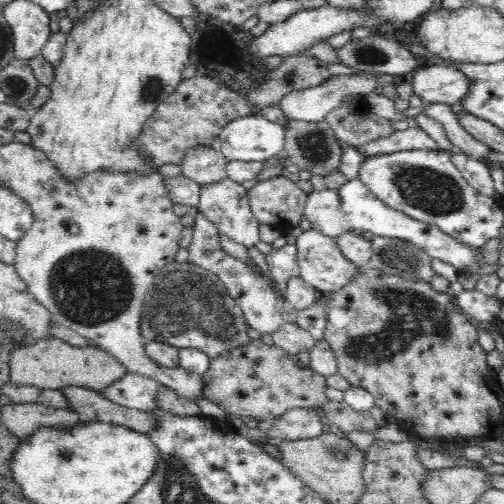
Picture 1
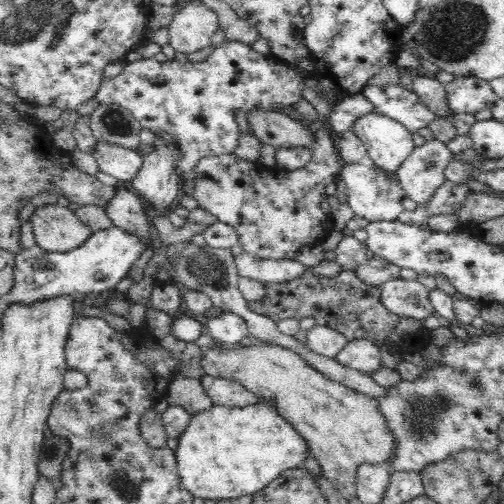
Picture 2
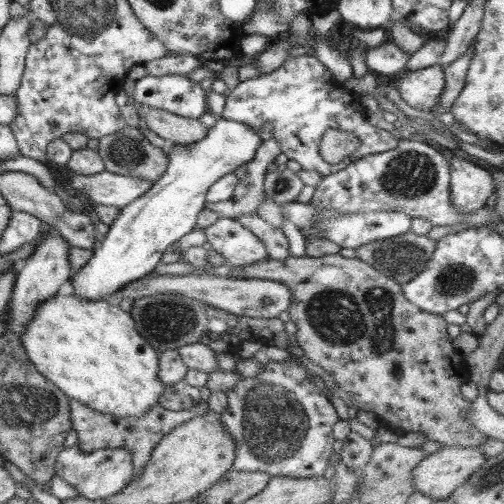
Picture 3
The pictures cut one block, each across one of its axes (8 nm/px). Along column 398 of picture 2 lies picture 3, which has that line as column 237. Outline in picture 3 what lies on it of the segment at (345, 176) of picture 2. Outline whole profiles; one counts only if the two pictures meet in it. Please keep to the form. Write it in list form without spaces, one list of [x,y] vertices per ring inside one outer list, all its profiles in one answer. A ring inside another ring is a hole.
[[[275,138],[265,140],[251,162],[245,164],[247,174],[245,178],[237,180],[237,186],[233,190],[233,196],[225,202],[207,202],[219,218],[231,218],[235,220],[241,214],[259,214],[259,206],[265,202],[265,192],[263,192],[263,180],[265,180],[265,168],[267,164],[273,164],[275,158],[279,156],[279,146]]]

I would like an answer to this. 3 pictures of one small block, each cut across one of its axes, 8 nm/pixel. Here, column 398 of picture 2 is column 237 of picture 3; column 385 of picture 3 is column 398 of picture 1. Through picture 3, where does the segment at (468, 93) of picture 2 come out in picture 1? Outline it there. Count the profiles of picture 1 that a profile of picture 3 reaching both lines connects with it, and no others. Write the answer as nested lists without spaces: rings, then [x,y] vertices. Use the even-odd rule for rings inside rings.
[[[410,128],[406,132],[394,132],[384,140],[376,140],[362,148],[362,156],[378,156],[378,154],[392,154],[392,152],[412,152],[412,150],[438,150],[436,142],[422,132],[420,128]]]

